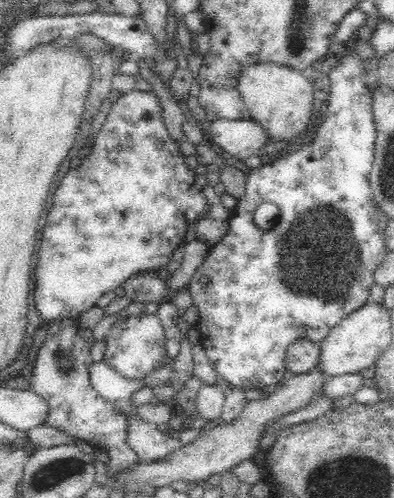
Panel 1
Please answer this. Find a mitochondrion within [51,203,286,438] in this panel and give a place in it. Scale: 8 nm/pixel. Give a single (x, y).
(65, 360)

